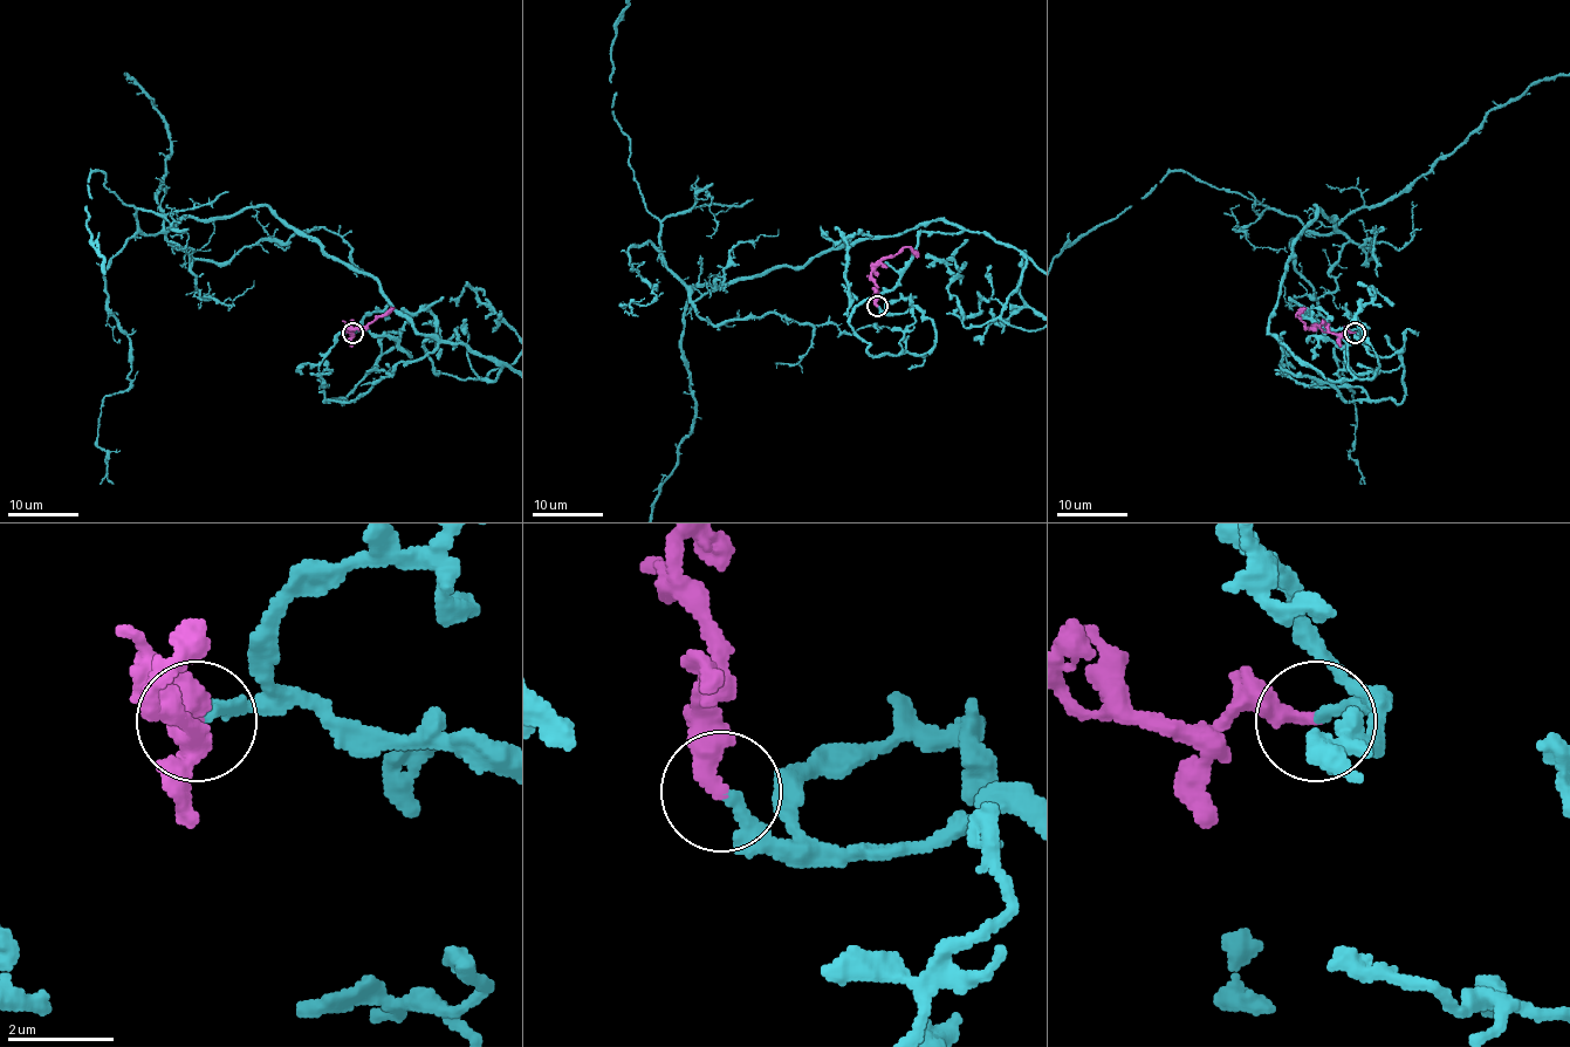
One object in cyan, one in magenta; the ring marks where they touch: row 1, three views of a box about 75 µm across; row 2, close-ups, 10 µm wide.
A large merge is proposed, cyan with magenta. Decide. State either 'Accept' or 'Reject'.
Accept

